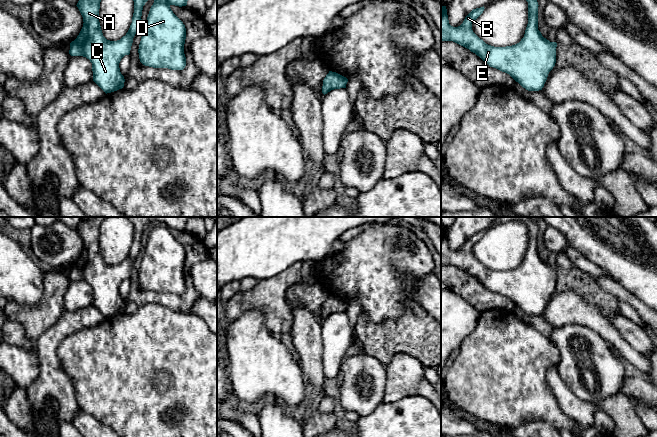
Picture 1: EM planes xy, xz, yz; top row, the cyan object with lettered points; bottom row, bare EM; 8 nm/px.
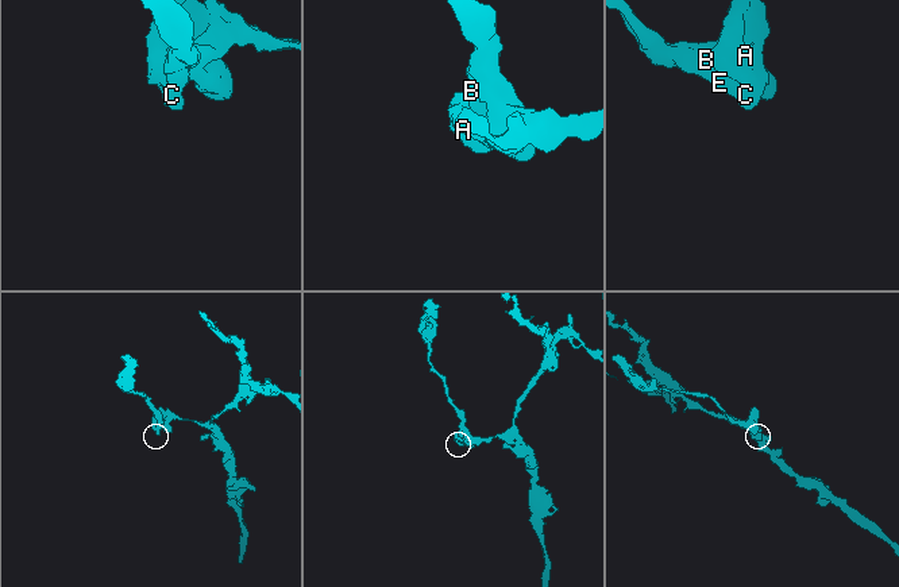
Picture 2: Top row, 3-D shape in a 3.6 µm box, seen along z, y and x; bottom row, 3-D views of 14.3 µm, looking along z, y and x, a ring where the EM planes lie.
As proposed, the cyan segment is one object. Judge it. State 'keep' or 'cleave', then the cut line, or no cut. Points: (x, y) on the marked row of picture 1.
keep; cut none

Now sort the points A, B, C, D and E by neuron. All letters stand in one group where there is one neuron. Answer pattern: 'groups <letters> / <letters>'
groups A B C D E

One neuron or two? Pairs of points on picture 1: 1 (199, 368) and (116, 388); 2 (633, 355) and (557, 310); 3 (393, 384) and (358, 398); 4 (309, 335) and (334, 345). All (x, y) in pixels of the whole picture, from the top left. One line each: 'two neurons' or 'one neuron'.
1: one neuron
2: one neuron
3: two neurons
4: two neurons

